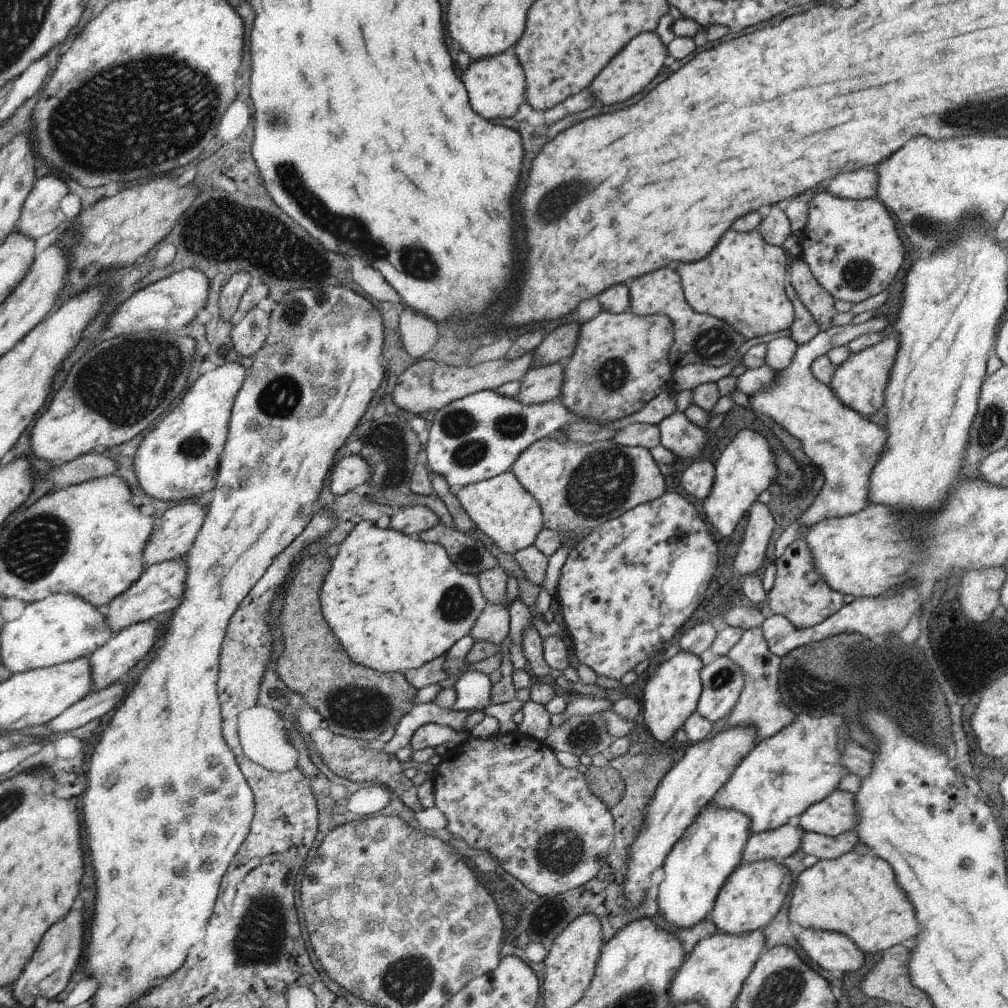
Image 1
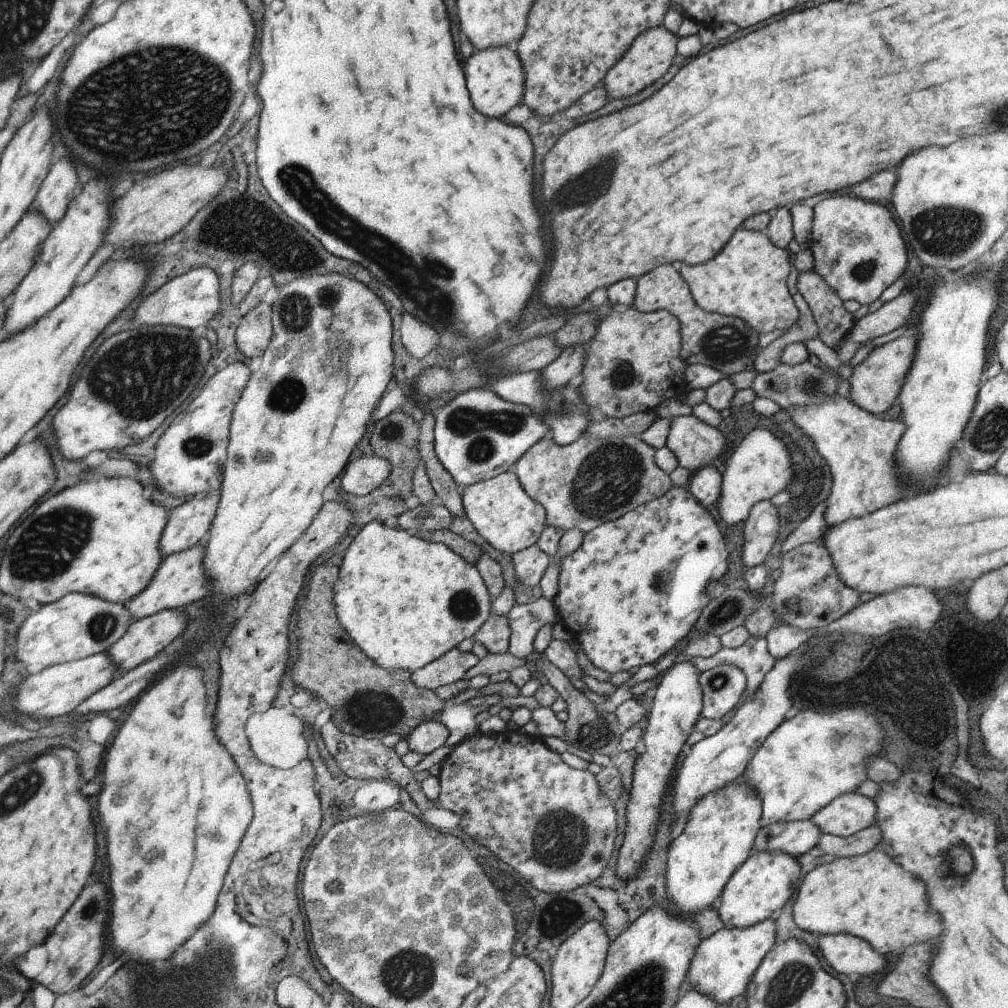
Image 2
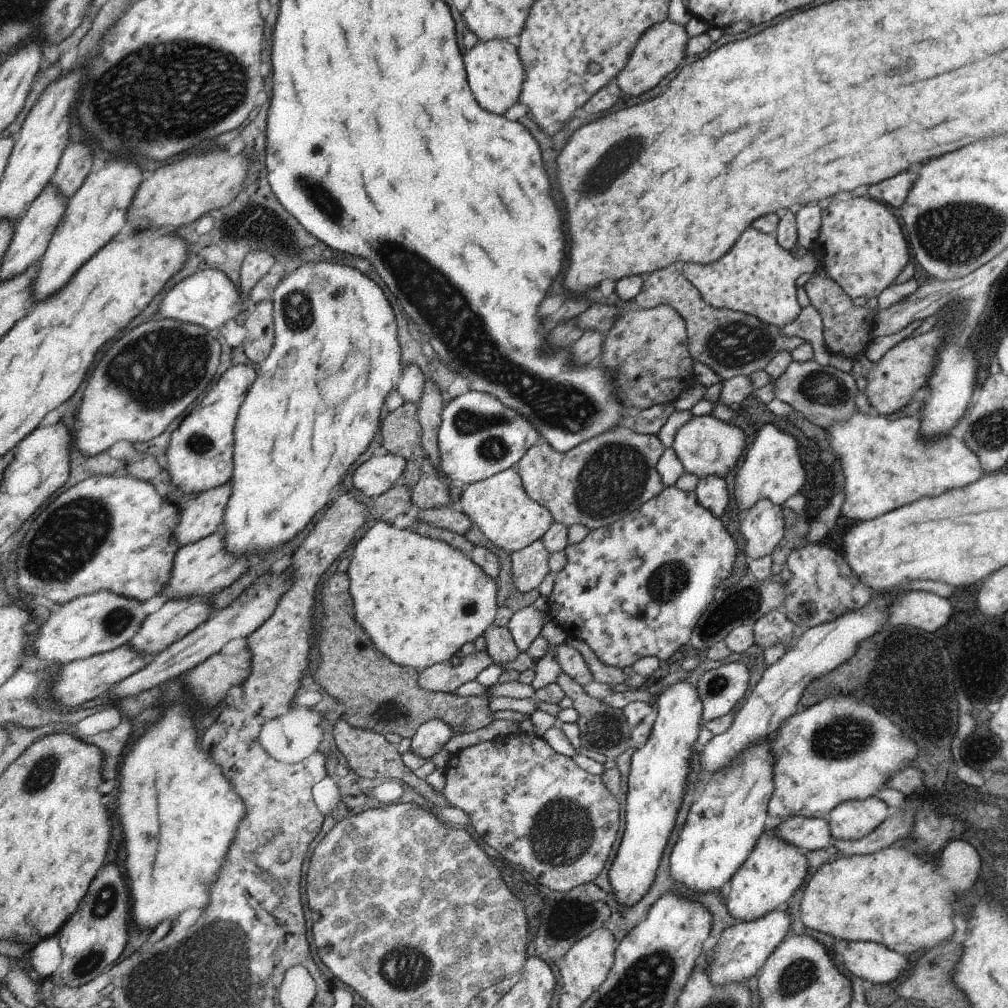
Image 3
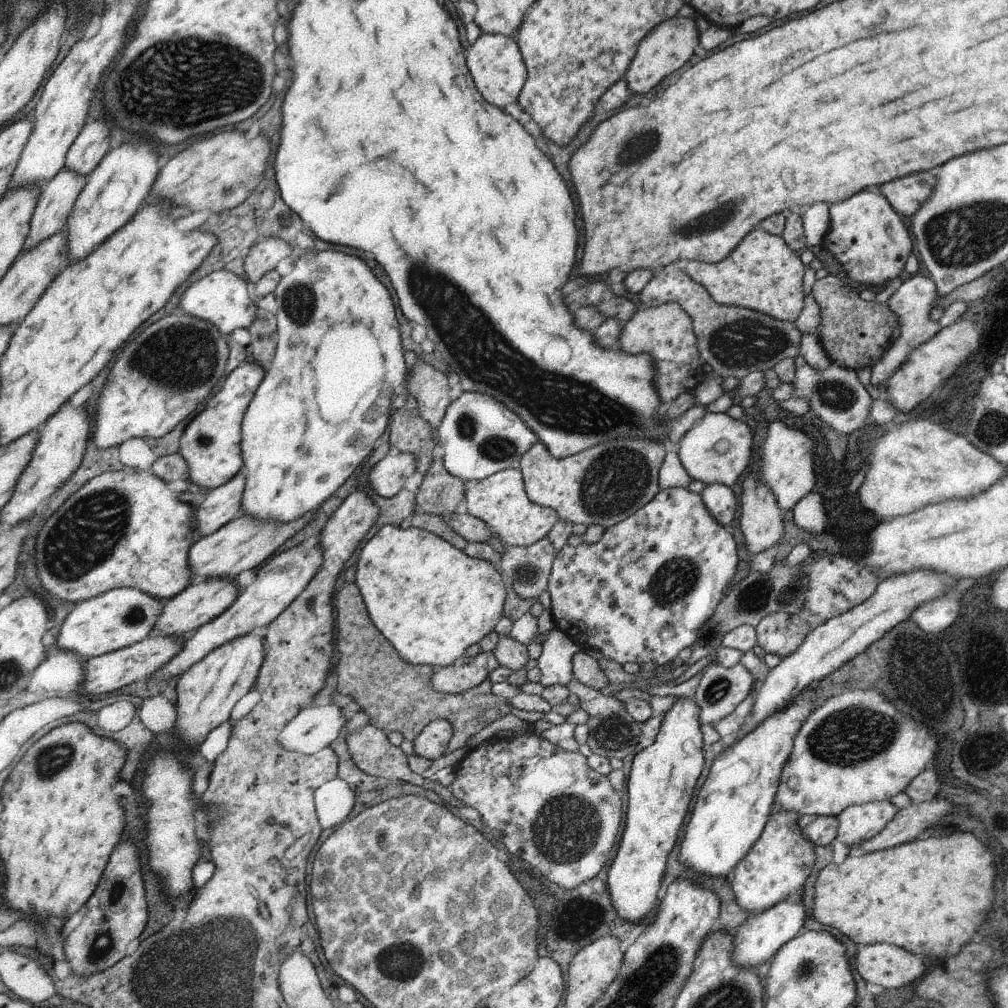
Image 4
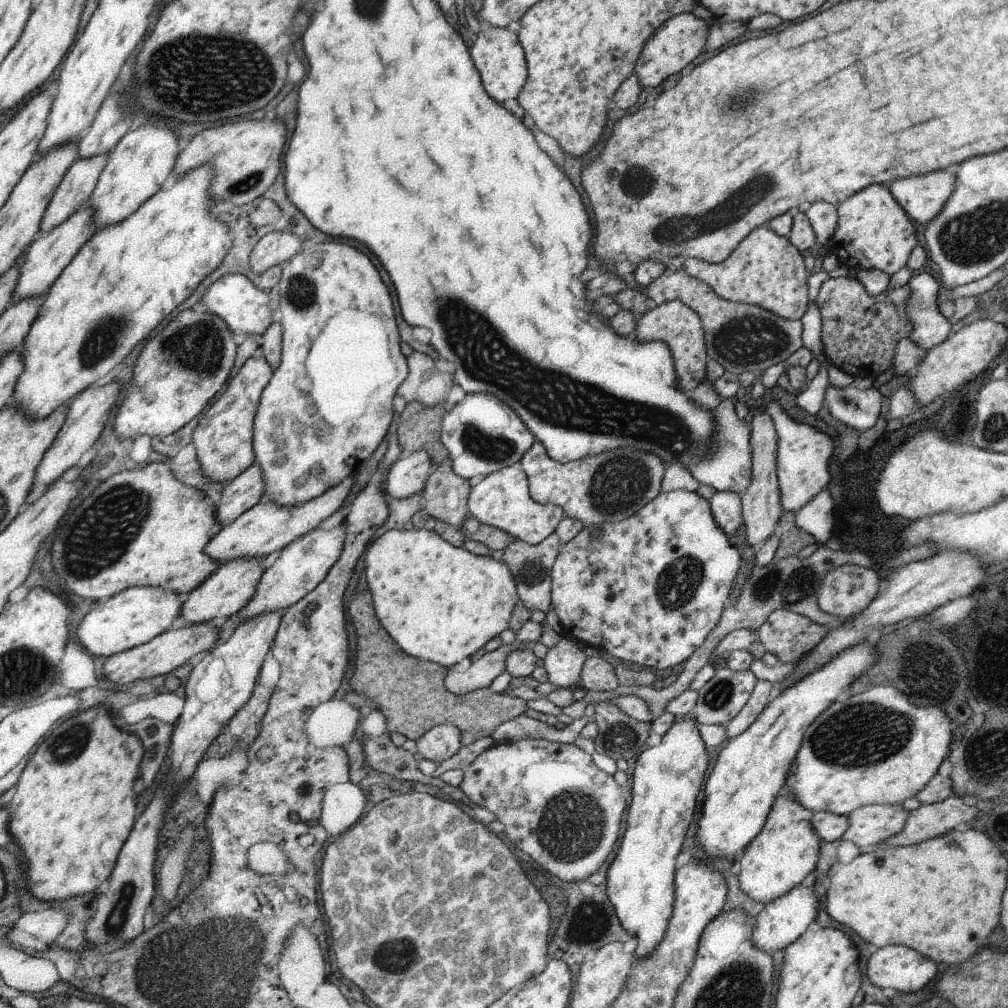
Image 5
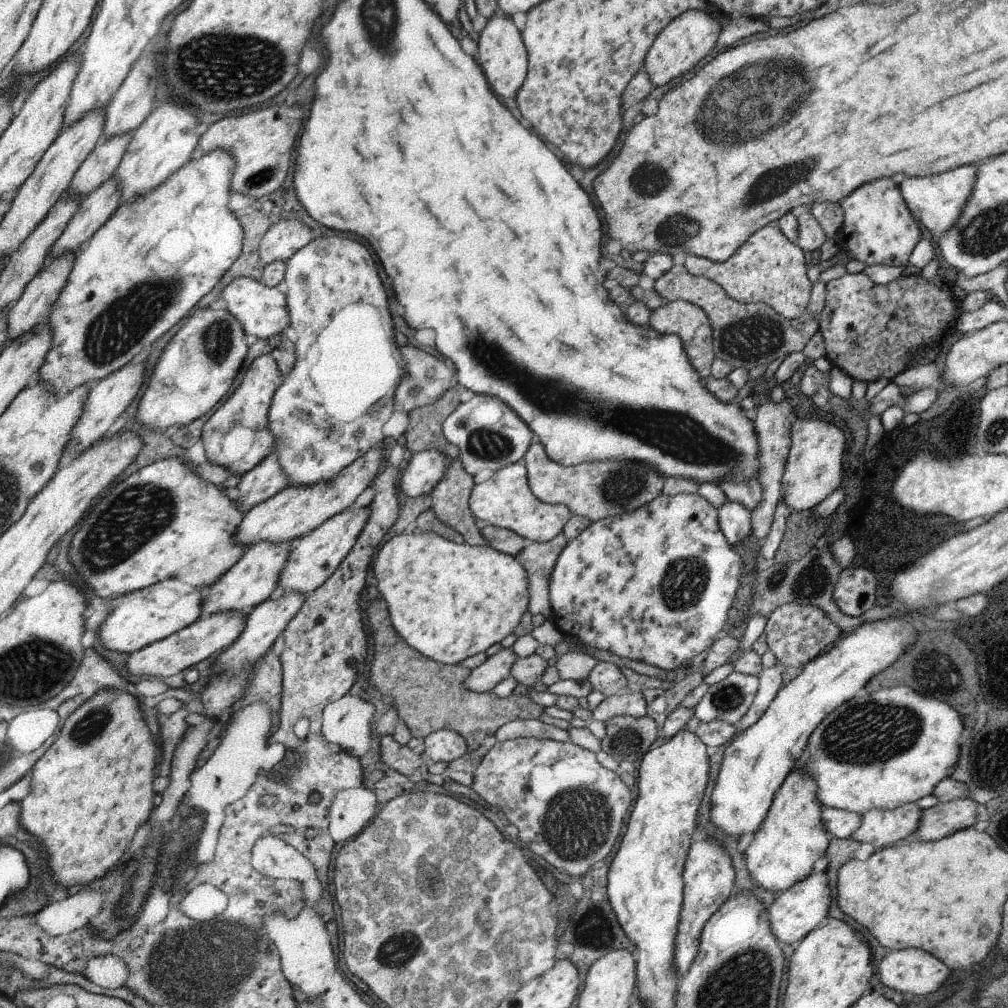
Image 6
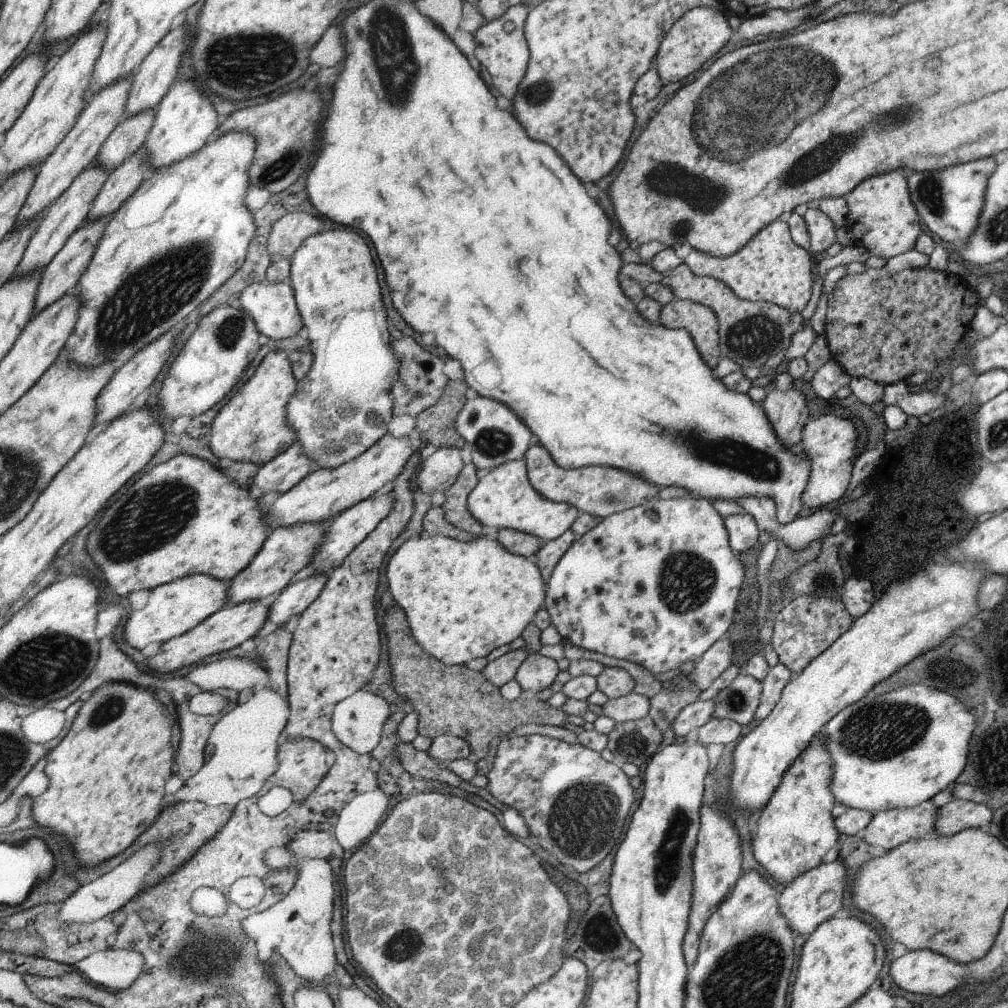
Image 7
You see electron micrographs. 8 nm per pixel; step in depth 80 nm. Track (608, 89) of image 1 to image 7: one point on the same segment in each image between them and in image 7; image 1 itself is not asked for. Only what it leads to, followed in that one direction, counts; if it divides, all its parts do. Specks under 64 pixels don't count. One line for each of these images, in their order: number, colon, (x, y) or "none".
2: (651, 54)
3: (660, 50)
4: (667, 47)
5: (682, 38)
6: (691, 36)
7: (702, 32)

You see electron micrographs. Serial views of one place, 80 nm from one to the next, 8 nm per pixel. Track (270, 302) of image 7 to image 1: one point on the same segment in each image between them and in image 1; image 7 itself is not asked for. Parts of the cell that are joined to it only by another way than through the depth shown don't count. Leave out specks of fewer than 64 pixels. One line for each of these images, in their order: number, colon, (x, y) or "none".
1: (170, 304)
2: (193, 299)
3: (210, 298)
4: (221, 297)
5: (235, 297)
6: (263, 310)

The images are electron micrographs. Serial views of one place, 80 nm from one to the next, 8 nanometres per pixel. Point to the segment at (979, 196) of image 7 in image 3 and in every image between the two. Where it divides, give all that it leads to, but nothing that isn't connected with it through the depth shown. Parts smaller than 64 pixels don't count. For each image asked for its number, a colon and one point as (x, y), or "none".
3: (893, 192)
4: (906, 195)
5: (923, 198)
6: (937, 201)

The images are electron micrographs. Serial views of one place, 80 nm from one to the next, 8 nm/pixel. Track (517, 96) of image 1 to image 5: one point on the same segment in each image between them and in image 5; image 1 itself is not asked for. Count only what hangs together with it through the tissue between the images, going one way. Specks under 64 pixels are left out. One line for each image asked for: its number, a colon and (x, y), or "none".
2: (496, 79)
3: (496, 73)
4: (496, 62)
5: (498, 53)

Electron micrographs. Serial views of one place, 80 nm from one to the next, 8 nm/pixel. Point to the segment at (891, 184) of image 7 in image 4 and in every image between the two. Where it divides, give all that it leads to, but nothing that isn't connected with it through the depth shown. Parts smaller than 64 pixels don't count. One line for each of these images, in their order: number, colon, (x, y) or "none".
4: (866, 235)
5: (874, 232)
6: (879, 228)

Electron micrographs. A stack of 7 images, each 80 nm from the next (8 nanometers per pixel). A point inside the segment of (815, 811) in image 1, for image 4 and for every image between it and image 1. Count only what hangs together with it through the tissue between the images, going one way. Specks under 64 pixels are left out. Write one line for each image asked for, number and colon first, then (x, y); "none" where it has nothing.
2: (849, 813)
3: (851, 820)
4: (858, 823)

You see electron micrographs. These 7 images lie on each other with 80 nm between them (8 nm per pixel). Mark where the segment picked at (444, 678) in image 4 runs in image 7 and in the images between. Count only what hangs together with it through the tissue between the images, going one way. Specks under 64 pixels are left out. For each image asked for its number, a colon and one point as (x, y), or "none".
5: (481, 674)
6: (484, 678)
7: (500, 671)

